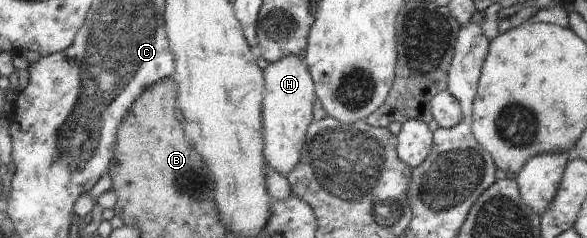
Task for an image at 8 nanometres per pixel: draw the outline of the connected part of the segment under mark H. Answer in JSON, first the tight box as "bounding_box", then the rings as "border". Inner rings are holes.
{"bounding_box":[264,57,318,176],"border":[[[285,57],[279,63],[270,63],[264,71],[267,93],[265,94],[265,155],[273,169],[288,176],[303,161],[310,127],[317,121],[315,103],[318,99],[316,81],[306,64],[305,57]]]}

